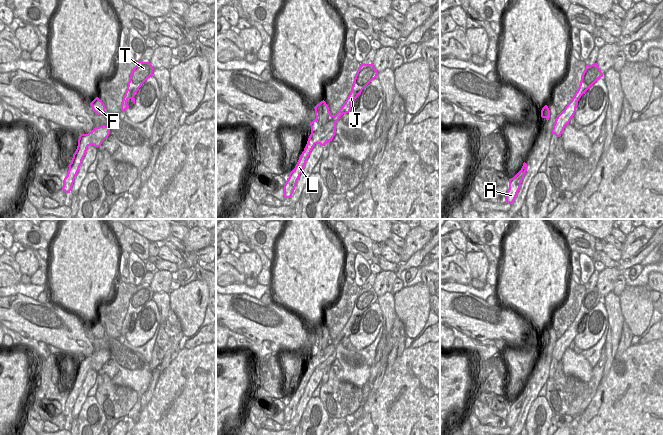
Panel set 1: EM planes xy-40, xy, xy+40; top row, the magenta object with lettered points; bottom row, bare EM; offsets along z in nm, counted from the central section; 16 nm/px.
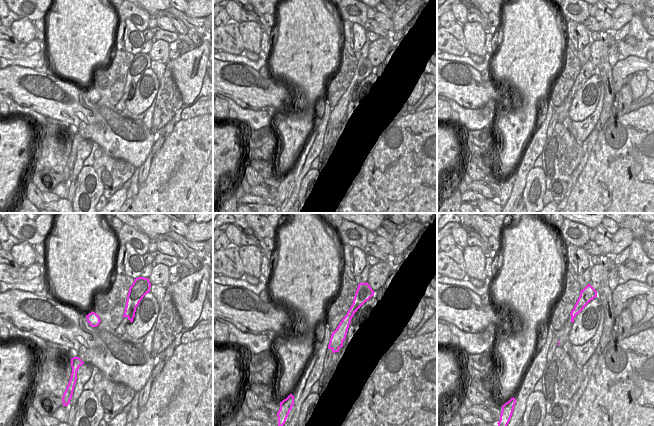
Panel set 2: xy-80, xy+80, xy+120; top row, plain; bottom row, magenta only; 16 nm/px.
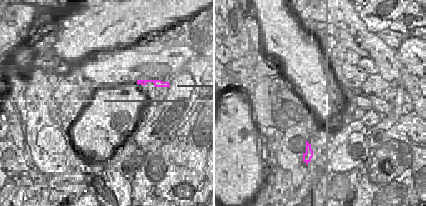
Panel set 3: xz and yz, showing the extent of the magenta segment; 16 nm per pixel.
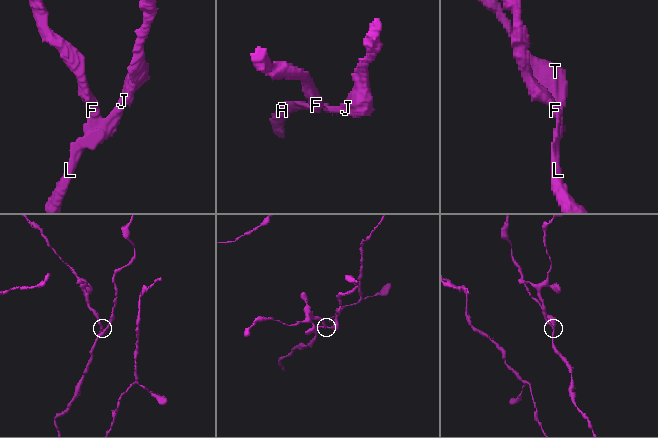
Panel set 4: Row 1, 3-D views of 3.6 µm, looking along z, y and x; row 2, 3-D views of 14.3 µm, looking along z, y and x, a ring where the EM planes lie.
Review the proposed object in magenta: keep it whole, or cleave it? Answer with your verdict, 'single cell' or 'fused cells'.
fused cells

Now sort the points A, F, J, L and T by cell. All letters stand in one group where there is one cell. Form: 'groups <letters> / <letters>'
groups A J L T / F

